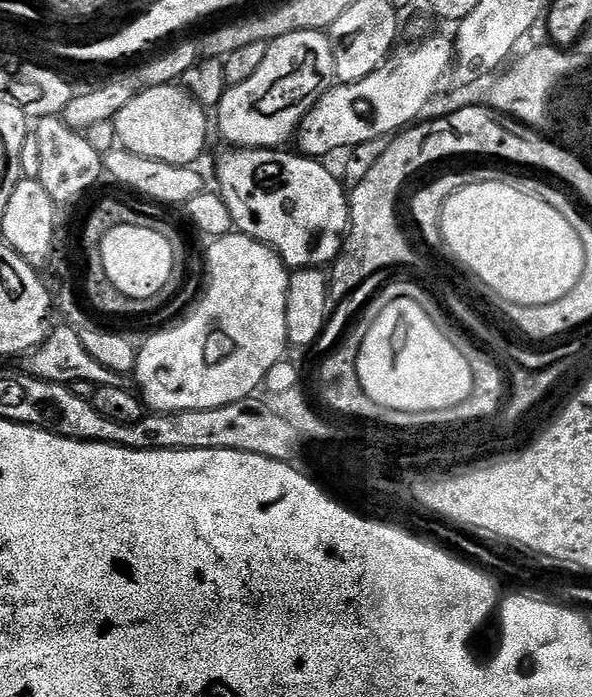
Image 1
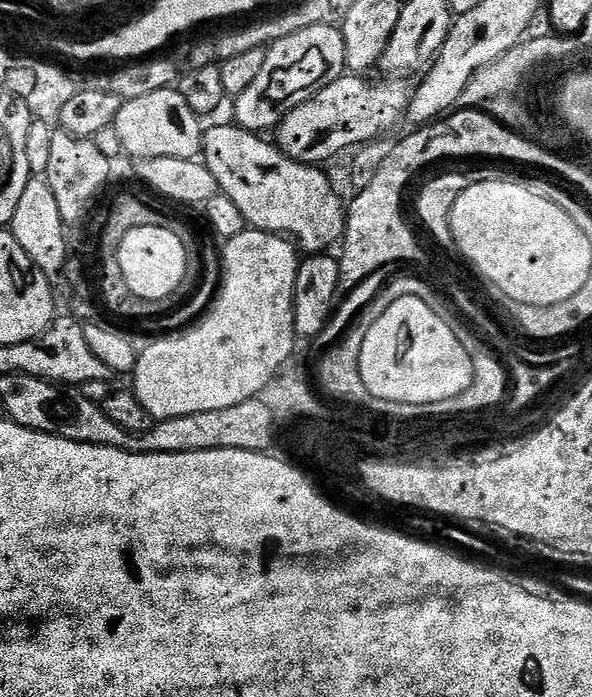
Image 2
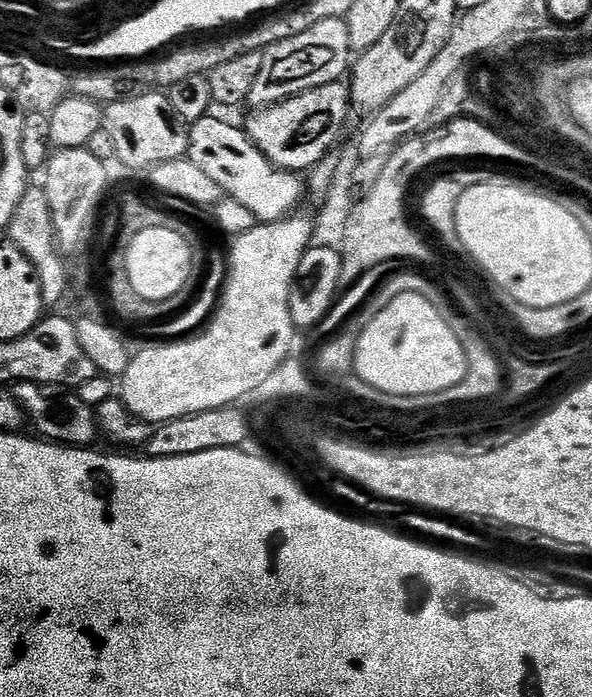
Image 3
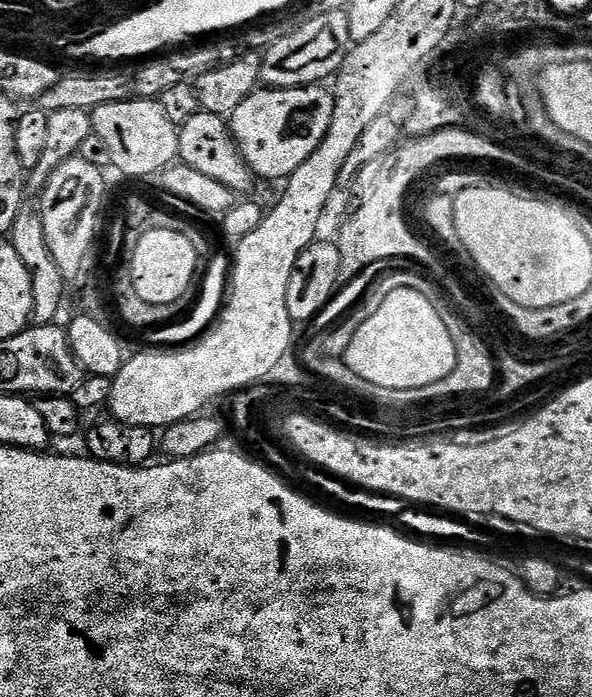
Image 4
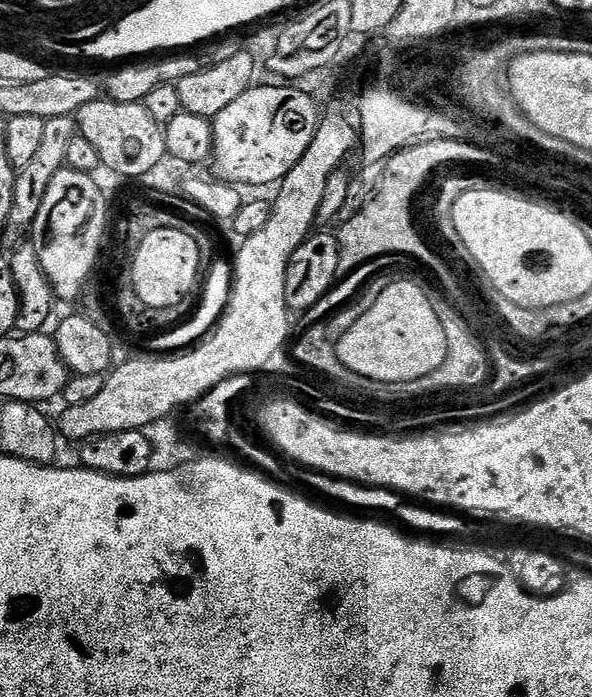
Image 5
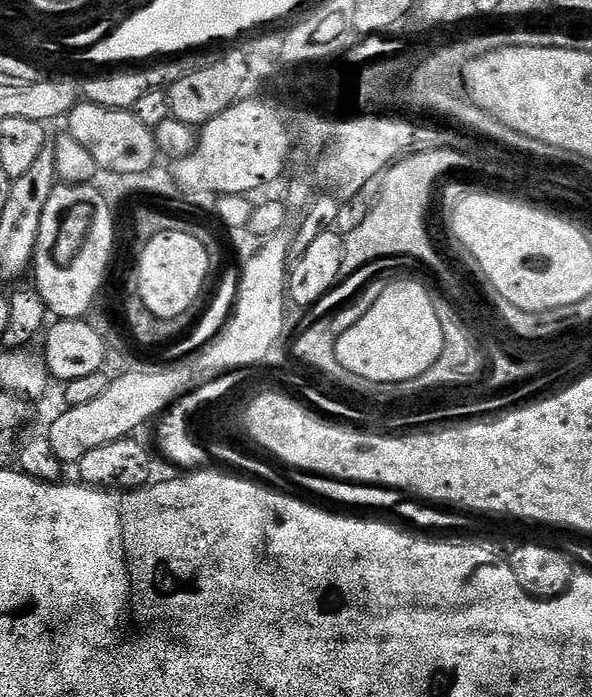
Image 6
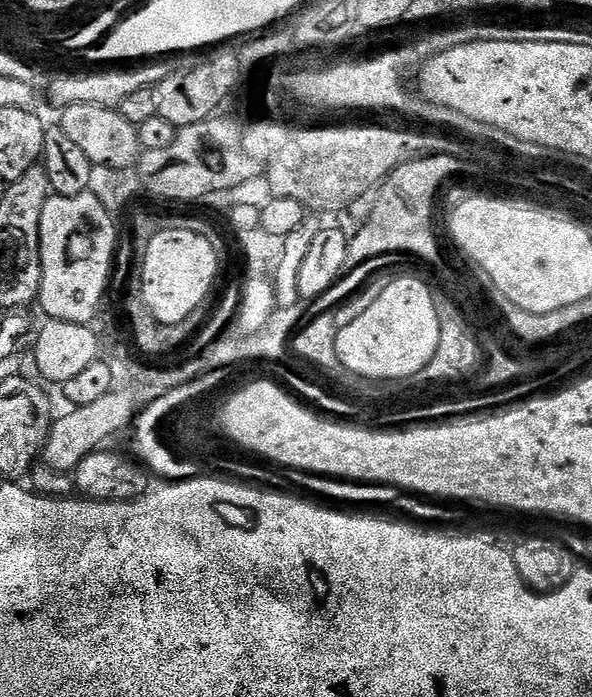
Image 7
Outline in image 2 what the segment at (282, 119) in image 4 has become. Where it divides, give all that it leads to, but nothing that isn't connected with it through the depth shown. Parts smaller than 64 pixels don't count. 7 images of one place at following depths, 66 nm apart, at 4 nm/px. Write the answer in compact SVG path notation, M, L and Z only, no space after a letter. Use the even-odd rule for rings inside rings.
M345 74L337 78L333 84L327 84L319 92L314 92L309 100L293 108L290 114L284 116L280 127L275 129L274 143L280 151L285 152L303 164L324 166L331 162L340 151L347 148L359 149L359 144L368 144L376 140L387 128L392 128L401 119L405 119L408 103L412 100L413 89L408 88L407 79L384 78L381 84L367 84L360 74Z

